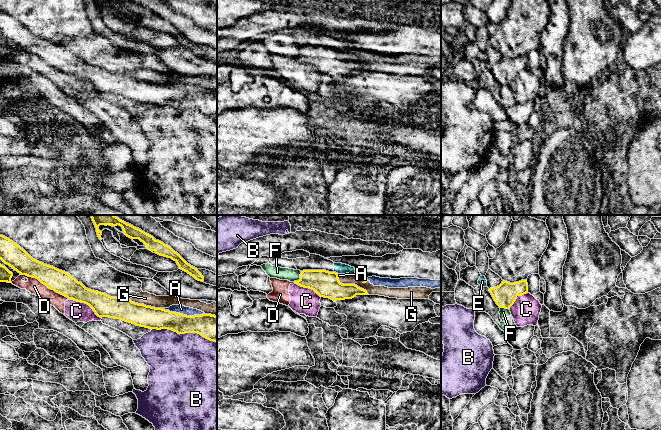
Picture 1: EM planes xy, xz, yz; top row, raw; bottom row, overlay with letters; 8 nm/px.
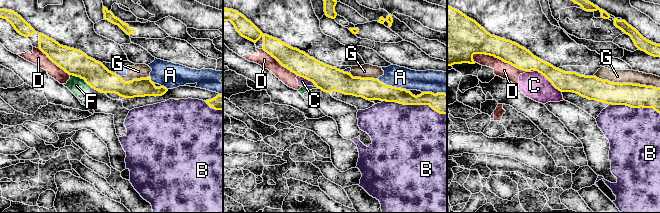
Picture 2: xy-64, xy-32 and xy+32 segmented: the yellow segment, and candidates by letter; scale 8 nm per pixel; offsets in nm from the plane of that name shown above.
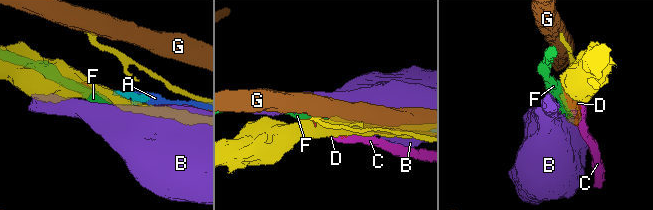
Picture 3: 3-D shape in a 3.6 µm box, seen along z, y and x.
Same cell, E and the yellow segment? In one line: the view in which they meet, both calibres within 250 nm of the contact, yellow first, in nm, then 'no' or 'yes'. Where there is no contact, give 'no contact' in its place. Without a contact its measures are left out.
xz | 220/90 nm | no

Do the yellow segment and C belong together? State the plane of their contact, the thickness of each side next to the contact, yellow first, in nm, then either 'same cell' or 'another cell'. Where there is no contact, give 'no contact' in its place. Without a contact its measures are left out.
contact in xy; calibres 180 and 160 nm; another cell

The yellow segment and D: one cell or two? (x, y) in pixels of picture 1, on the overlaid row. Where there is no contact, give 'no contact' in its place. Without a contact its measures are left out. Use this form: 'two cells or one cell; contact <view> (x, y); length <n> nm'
two cells; contact xy (46, 285); length 460 nm

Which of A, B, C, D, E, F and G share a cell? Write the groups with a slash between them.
A E / B / C D / F / G

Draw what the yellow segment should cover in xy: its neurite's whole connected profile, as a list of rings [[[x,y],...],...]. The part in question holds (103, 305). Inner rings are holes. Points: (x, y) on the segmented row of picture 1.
[[[0,235],[0,259],[20,275],[36,278],[68,299],[89,305],[100,318],[120,319],[151,330],[168,329],[178,334],[198,333],[217,342],[215,315],[187,316],[88,289],[65,271],[33,259],[23,248],[3,235]]]

